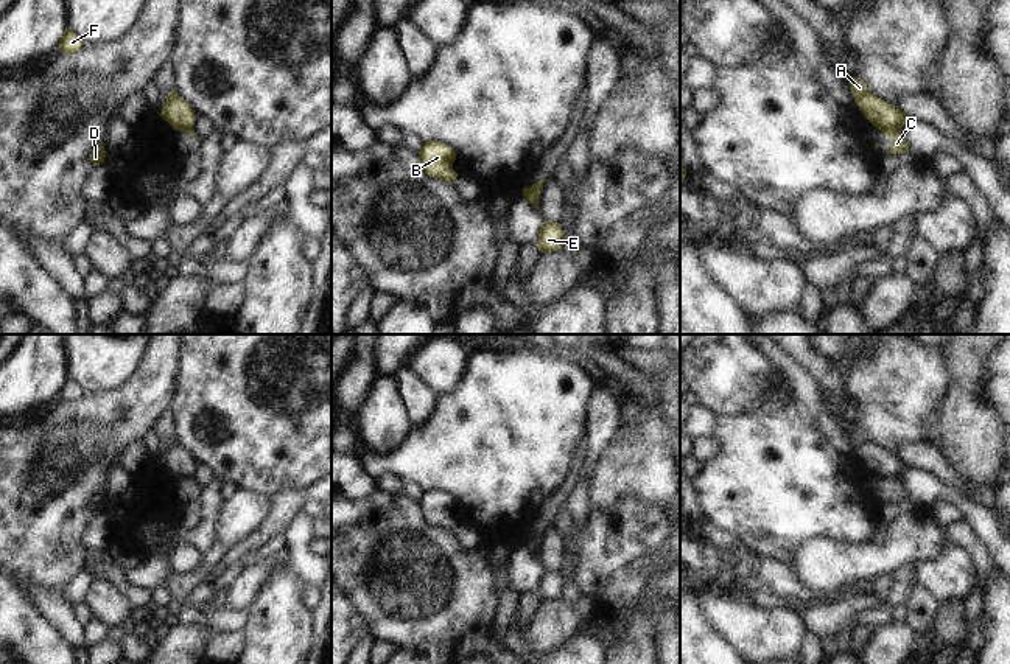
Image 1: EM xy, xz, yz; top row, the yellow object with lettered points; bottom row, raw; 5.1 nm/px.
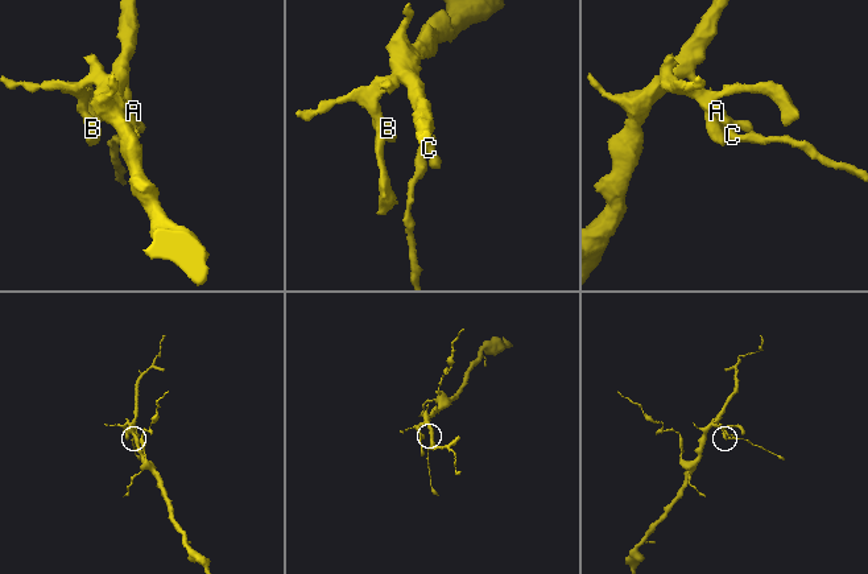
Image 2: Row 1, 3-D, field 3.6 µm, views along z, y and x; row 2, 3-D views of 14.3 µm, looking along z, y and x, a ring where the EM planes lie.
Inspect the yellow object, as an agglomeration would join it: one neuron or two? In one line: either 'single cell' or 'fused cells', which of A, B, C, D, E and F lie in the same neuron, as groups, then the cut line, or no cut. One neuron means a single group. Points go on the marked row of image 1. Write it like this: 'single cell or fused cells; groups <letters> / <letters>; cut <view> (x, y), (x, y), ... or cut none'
fused cells; groups A B D E F / C; cut yz (880, 128), (898, 129)

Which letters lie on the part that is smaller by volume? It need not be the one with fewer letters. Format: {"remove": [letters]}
{"remove": ["C"]}

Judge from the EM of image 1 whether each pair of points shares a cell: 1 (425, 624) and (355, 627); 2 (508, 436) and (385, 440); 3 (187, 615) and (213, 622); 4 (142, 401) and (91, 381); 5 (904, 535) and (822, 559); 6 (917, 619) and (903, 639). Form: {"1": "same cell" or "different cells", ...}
{"1": "different cells", "2": "different cells", "3": "same cell", "4": "different cells", "5": "same cell", "6": "different cells"}

